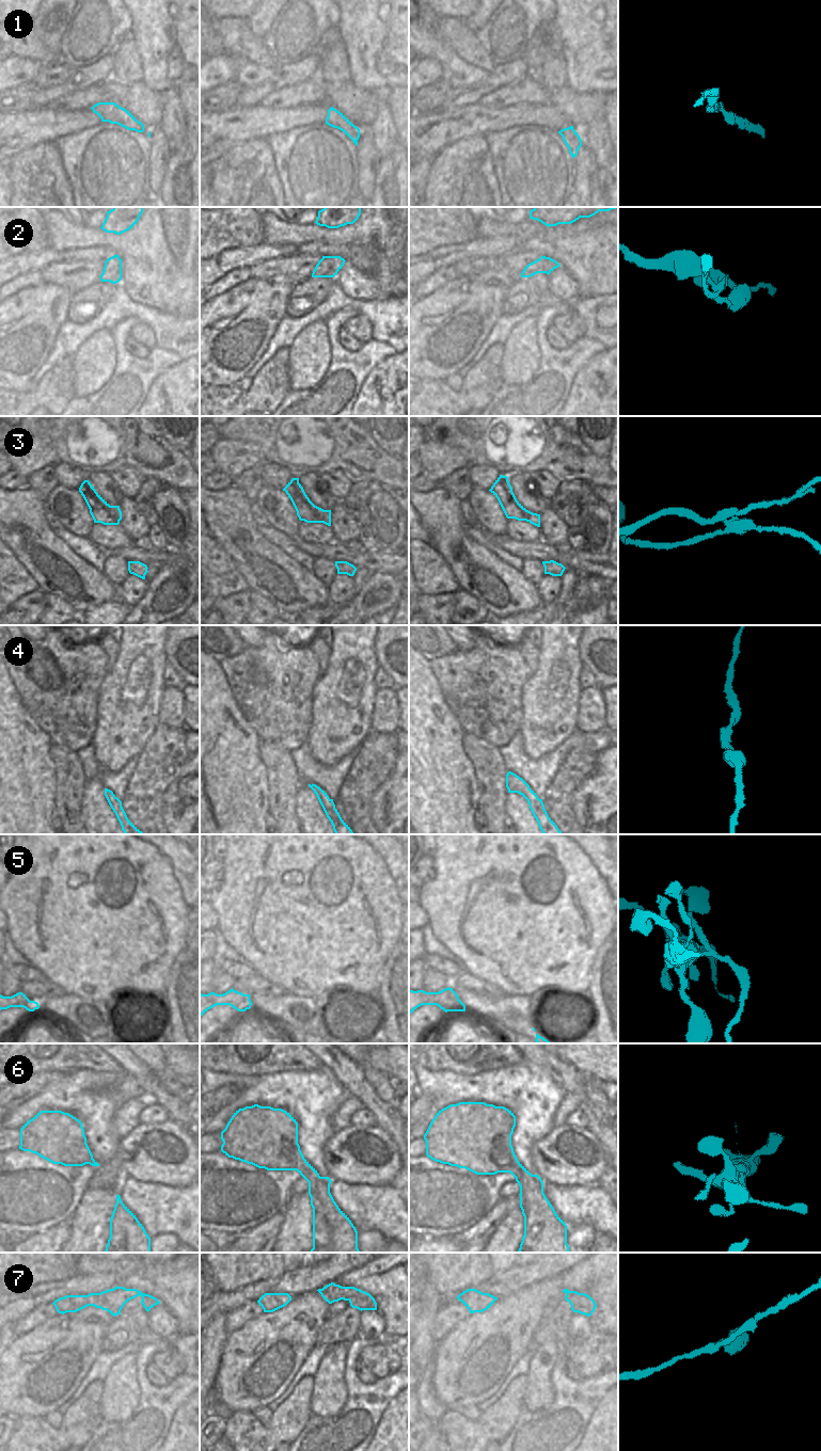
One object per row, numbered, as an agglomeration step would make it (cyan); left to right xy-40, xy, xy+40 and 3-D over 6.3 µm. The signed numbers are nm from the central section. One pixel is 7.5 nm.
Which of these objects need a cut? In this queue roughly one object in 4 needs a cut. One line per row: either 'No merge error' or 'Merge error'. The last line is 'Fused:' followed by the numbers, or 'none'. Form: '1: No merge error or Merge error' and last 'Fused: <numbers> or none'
1: No merge error
2: Merge error
3: Merge error
4: No merge error
5: Merge error
6: No merge error
7: No merge error
Fused: 2, 3, 5

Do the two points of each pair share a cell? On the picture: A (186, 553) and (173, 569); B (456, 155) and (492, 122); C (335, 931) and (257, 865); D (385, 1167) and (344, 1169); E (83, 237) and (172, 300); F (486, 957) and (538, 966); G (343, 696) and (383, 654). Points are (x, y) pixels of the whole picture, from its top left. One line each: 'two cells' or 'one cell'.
A: one cell
B: two cells
C: one cell
D: one cell
E: one cell
F: one cell
G: two cells

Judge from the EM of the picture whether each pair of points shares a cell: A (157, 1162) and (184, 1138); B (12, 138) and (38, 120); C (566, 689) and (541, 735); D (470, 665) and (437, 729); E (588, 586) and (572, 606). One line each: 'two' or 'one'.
A: one
B: one
C: one
D: two
E: one

